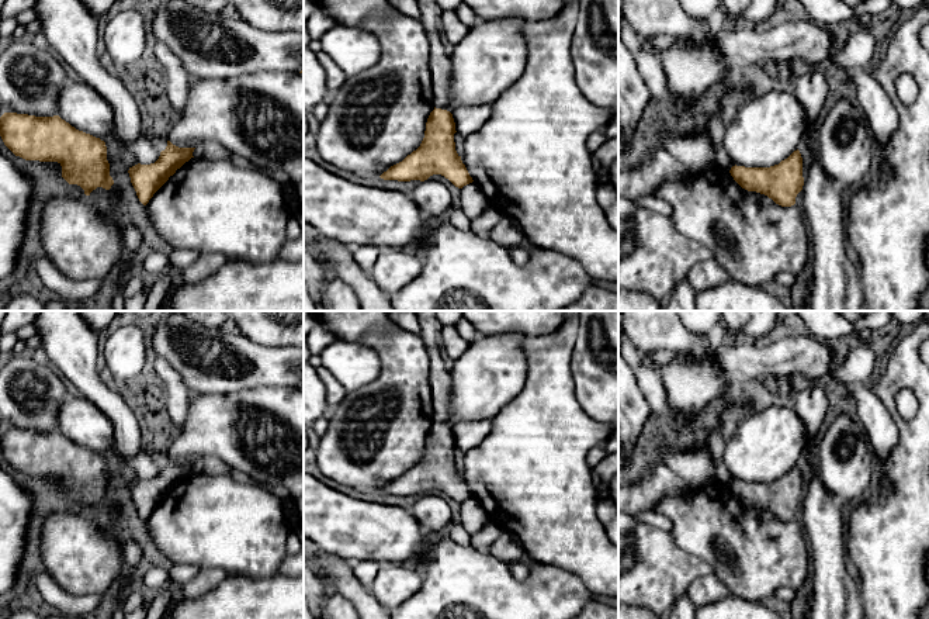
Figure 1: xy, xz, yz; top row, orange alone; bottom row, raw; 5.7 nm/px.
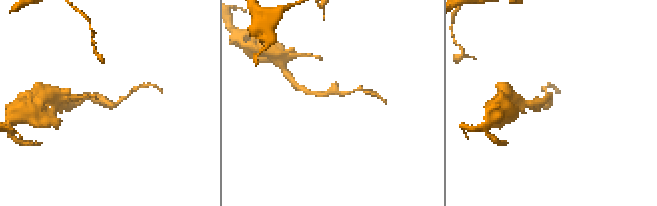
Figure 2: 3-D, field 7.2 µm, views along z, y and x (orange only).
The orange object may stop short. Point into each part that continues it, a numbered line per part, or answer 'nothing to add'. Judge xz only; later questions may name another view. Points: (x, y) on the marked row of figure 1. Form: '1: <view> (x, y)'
nothing to add

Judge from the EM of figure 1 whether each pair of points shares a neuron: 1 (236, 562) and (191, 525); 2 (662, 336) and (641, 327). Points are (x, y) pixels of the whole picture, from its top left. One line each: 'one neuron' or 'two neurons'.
1: one neuron
2: one neuron

